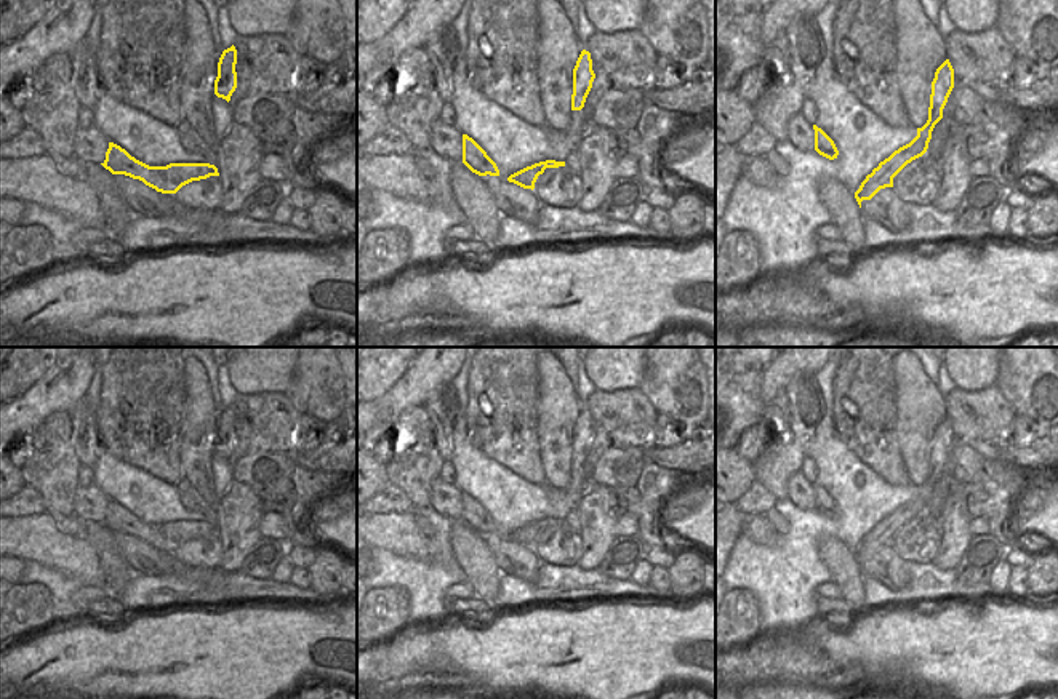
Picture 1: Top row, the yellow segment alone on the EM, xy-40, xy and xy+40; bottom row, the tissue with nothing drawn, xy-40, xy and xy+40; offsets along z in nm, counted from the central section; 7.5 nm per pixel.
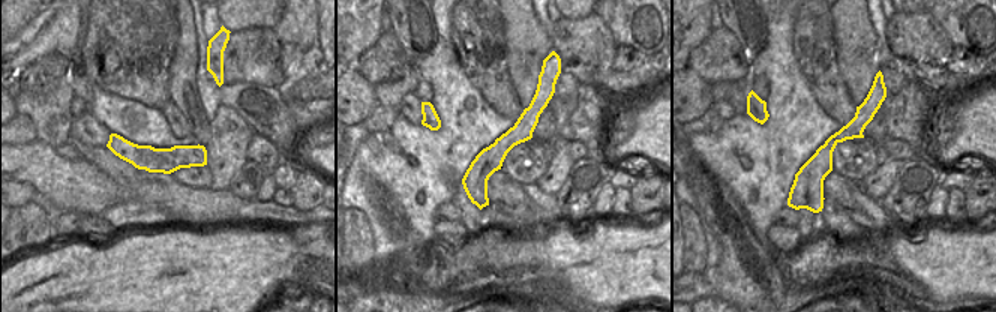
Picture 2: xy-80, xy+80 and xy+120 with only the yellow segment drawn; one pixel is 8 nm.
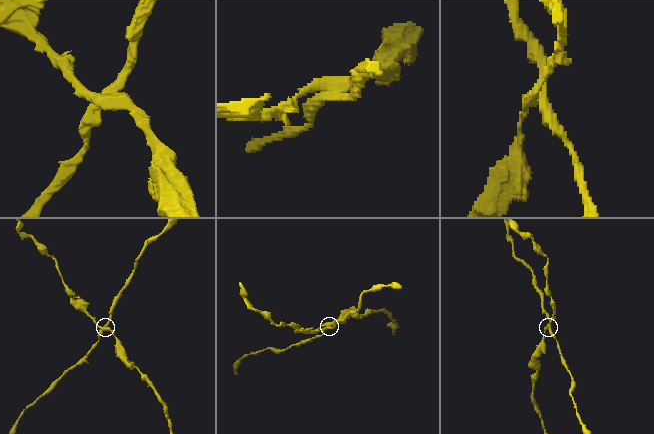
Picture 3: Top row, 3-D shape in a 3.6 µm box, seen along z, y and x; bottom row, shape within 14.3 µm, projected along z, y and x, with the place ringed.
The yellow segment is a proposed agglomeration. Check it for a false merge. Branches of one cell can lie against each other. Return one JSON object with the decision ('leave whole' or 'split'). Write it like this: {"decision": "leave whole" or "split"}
{"decision": "split"}

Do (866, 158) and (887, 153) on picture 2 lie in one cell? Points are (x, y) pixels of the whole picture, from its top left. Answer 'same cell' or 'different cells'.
different cells

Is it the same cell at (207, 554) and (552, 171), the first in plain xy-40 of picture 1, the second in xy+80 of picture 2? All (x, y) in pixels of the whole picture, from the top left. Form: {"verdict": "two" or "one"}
{"verdict": "two"}

